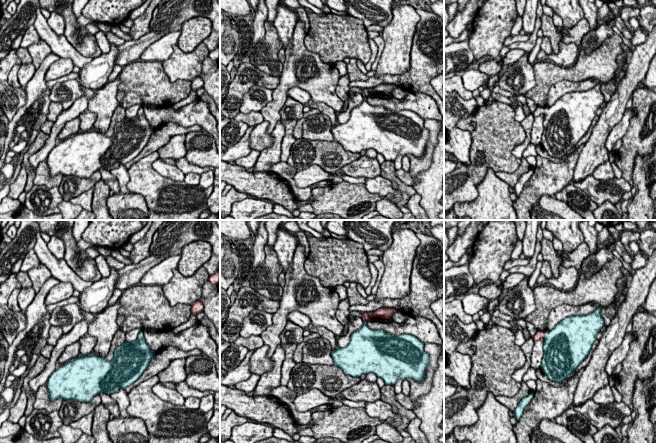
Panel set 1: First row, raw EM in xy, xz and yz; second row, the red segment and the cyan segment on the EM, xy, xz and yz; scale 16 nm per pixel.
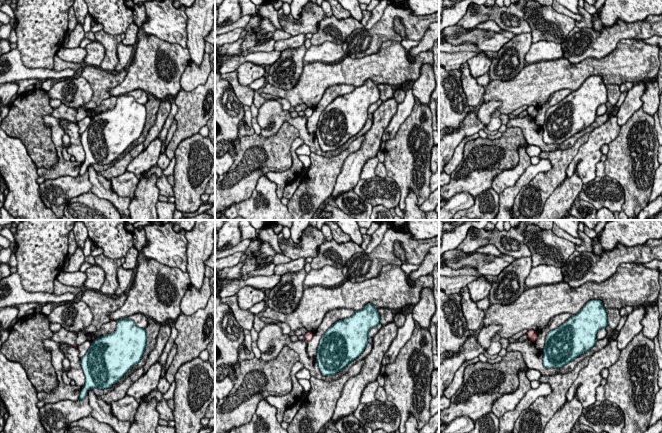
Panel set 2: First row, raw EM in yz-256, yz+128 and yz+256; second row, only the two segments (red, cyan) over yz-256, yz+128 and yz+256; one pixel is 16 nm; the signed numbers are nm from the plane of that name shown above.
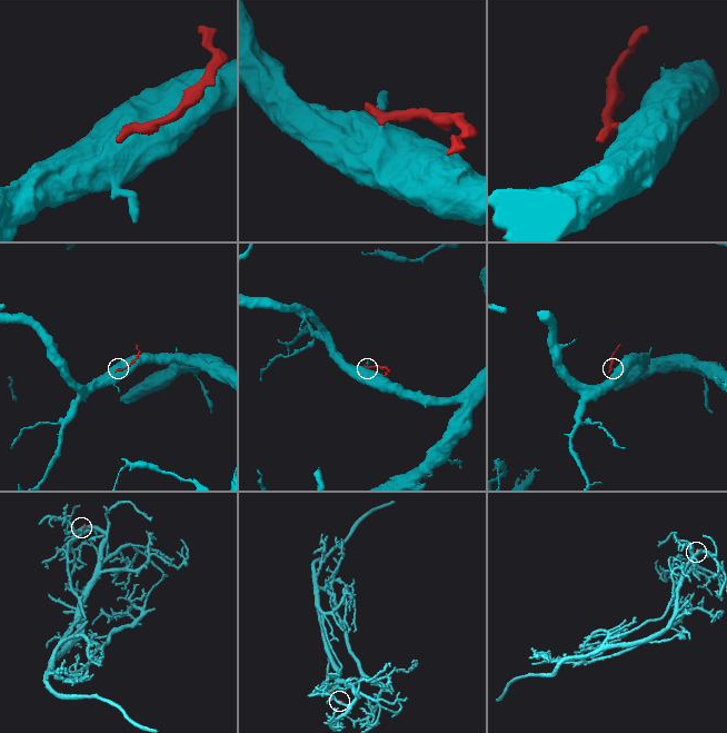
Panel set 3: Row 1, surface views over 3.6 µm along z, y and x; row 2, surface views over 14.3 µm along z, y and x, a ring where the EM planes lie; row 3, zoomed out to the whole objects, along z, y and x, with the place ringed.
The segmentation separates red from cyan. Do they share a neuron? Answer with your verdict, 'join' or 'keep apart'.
join

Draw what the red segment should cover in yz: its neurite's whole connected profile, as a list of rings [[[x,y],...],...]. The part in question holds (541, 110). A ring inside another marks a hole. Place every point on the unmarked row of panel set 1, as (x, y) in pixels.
[[[601,83],[586,91],[565,94],[551,107],[540,107],[534,118],[543,114],[542,147],[551,157],[561,159],[589,130],[596,111],[604,102]]]

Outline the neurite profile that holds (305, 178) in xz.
[[[311,165],[307,169],[295,173],[293,180],[299,188],[308,188],[321,181],[330,180],[333,174],[324,171],[319,165]]]

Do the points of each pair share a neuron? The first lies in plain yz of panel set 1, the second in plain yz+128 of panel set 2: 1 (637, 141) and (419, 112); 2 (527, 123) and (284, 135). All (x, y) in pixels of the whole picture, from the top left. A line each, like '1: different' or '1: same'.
1: same
2: different

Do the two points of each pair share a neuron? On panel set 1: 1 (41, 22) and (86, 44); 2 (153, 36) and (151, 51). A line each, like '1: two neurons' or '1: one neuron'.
1: two neurons
2: two neurons

